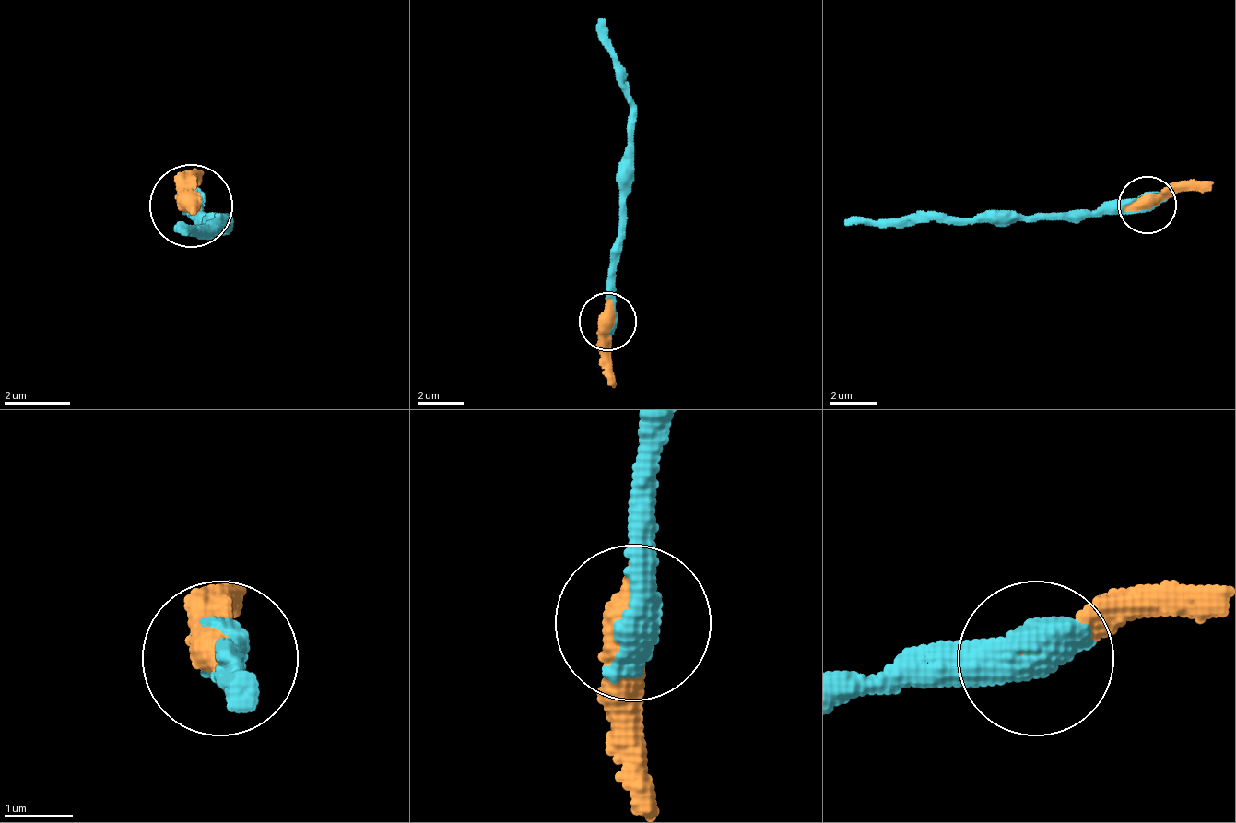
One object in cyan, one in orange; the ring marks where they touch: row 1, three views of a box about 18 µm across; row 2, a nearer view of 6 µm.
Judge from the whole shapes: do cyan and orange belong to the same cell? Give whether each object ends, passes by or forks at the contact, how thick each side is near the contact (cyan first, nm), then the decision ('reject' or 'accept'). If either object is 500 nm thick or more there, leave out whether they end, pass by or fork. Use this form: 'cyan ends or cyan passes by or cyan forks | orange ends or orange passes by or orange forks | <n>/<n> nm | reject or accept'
440/600 nm | accept

